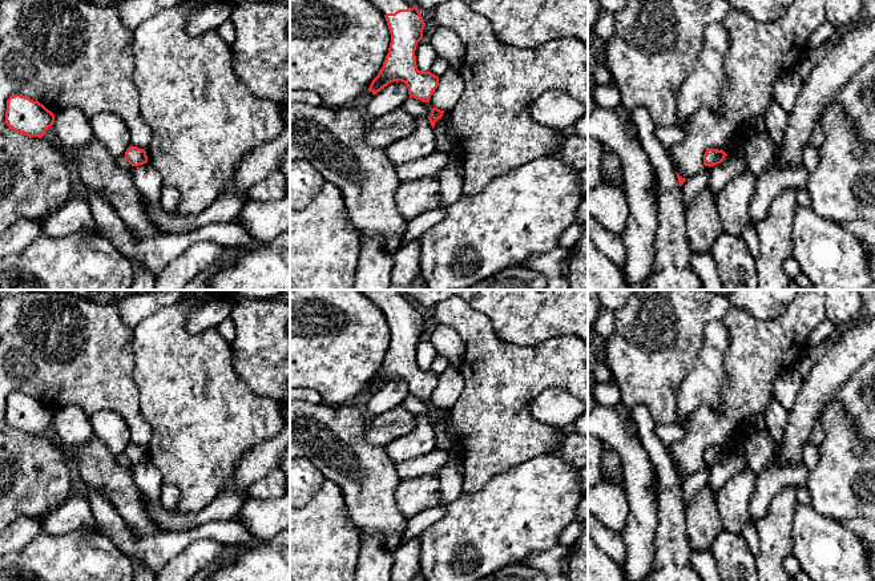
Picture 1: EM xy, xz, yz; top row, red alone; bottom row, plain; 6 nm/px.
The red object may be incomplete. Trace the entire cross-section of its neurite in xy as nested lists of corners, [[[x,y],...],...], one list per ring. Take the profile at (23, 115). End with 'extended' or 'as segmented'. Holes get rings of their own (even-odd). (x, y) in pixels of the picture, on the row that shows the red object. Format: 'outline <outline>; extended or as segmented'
outline [[[13,94],[7,100],[5,121],[11,129],[28,137],[45,136],[53,125],[55,114],[39,101]]]; as segmented

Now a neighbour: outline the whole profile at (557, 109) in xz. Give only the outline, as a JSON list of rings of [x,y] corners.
[[[560,89],[547,90],[531,104],[532,118],[560,133],[572,128],[586,113],[588,106]]]

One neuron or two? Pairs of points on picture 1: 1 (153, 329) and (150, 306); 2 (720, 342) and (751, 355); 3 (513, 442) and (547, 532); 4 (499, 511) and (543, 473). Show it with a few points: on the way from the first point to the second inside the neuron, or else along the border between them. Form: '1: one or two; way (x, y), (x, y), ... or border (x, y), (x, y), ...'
1: two; border (173, 303), (160, 307), (145, 317), (133, 330)
2: two; border (720, 321), (729, 334), (725, 352), (728, 376)
3: two; border (548, 451), (492, 476)
4: one; way (509, 507), (532, 484)

